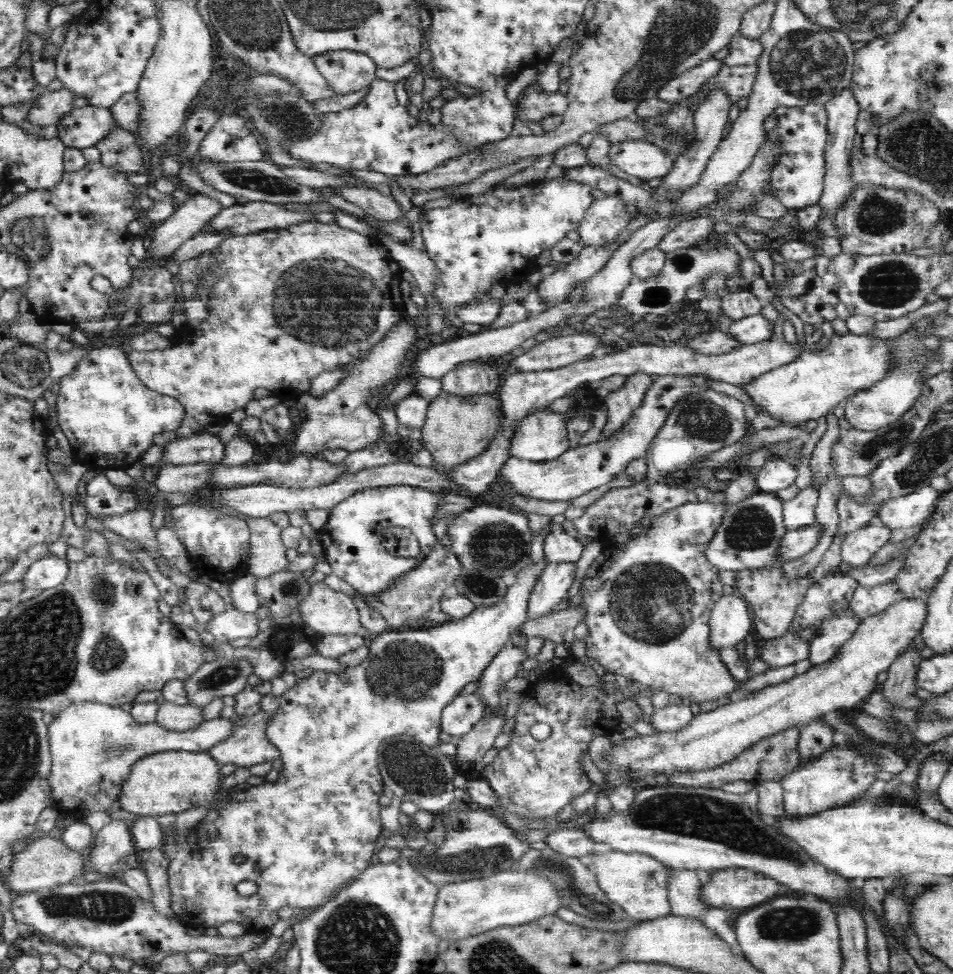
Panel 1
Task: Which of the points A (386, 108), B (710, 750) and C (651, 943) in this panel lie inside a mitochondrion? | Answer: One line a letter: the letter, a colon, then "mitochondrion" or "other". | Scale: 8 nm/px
A: other
B: other
C: other

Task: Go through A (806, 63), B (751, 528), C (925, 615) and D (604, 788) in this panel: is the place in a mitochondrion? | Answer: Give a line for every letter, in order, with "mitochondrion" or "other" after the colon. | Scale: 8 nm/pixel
A: mitochondrion
B: mitochondrion
C: other
D: other

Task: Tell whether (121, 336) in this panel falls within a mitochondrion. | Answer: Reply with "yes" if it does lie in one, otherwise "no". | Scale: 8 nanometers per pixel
no

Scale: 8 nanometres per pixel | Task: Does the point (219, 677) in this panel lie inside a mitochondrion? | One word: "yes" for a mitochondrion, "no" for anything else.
yes

